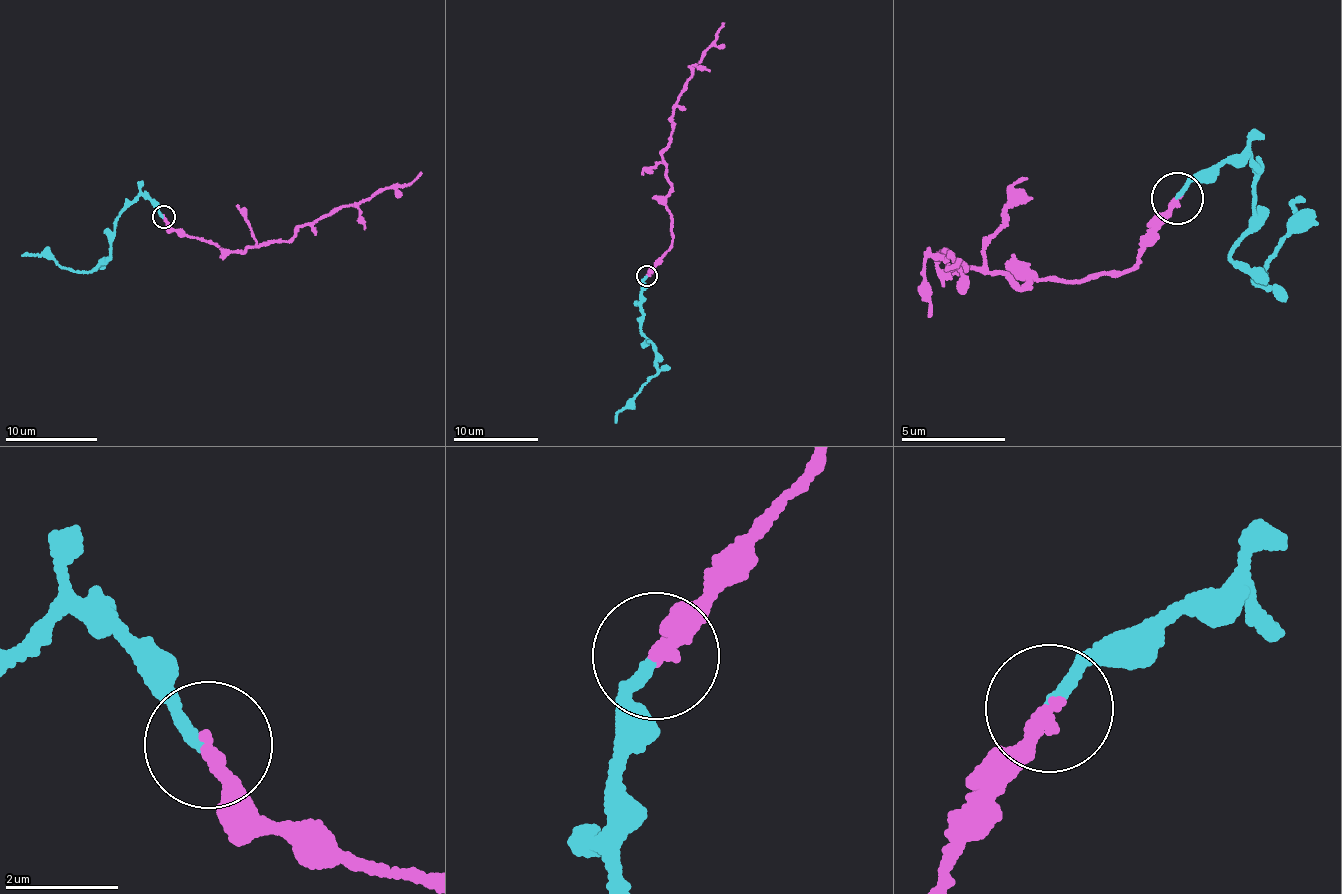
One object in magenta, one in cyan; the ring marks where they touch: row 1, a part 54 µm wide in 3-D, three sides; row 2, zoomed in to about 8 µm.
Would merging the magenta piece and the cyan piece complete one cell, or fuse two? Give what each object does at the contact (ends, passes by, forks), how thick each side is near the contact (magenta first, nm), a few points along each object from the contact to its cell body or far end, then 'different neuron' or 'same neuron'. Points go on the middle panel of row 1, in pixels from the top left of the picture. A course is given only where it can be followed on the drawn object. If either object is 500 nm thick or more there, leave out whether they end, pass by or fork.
magenta ends; cyan ends; calibres 260 and 200 nm; course magenta (647, 275), (671, 242), (671, 217), (666, 200), (670, 186), (663, 157), (675, 105), (724, 22); course cyan (647, 275), (643, 280), (641, 333), (649, 338), (657, 354), (655, 373), (616, 416), (615, 422); same neuron

